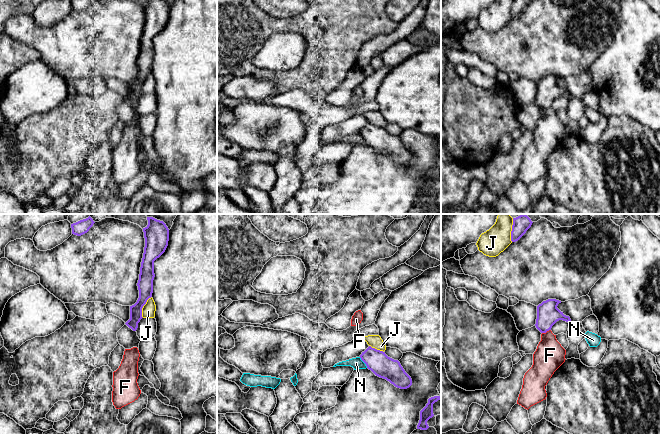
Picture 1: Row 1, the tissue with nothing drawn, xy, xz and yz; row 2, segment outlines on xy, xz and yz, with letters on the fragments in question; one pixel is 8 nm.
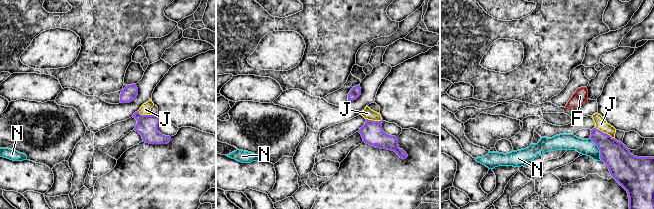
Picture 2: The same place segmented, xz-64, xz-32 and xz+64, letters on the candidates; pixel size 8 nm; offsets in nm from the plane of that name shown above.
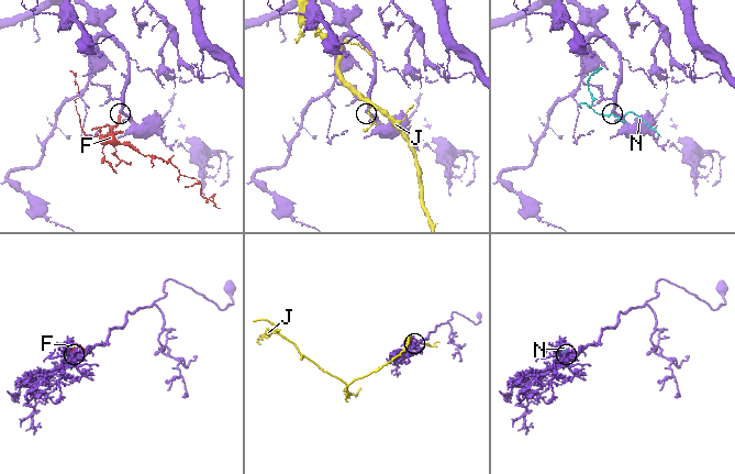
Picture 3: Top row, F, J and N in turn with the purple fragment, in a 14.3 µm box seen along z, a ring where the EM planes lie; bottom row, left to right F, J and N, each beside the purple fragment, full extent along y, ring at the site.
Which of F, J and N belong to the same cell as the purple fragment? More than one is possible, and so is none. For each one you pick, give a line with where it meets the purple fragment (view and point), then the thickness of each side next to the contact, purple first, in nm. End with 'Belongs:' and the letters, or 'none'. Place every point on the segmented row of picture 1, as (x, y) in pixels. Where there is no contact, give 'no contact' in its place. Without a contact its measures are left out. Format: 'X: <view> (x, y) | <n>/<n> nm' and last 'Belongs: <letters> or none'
F: yz (546, 331) | 180/240 nm
Belongs: F

